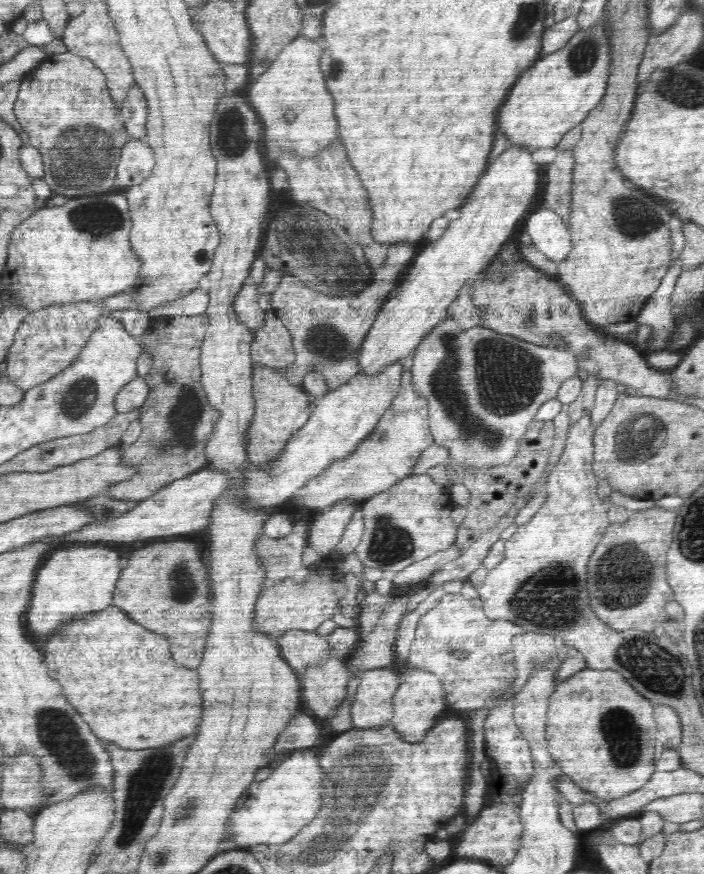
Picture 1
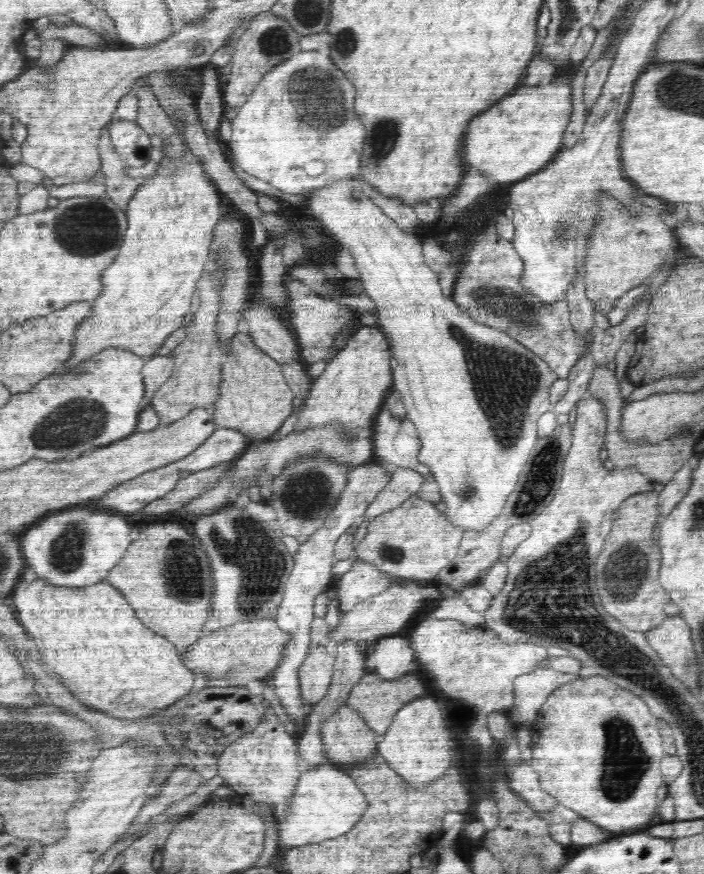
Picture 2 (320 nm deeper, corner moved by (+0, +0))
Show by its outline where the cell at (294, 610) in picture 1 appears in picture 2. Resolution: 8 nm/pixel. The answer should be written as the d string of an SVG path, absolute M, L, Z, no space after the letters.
M274 617L254 618L252 622L237 622L209 634L210 636L204 635L204 638L199 638L198 642L190 645L181 655L181 659L188 670L213 680L215 686L245 686L250 680L263 680L282 662L283 650L289 641L289 634L277 627Z

